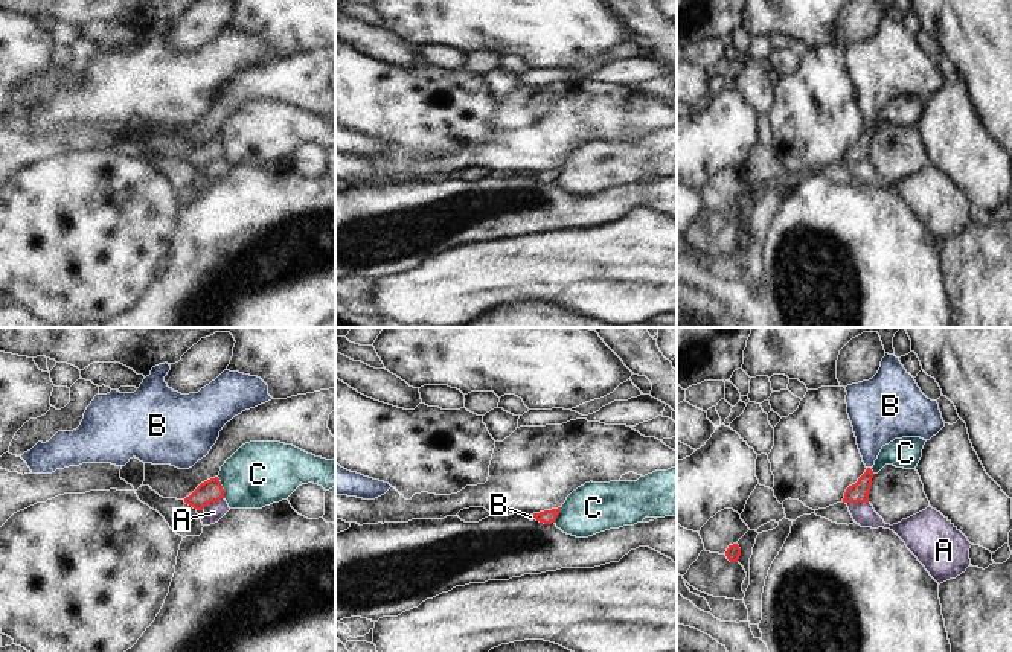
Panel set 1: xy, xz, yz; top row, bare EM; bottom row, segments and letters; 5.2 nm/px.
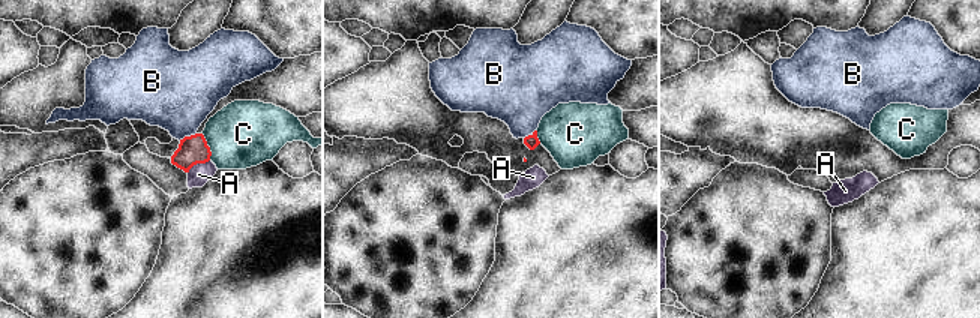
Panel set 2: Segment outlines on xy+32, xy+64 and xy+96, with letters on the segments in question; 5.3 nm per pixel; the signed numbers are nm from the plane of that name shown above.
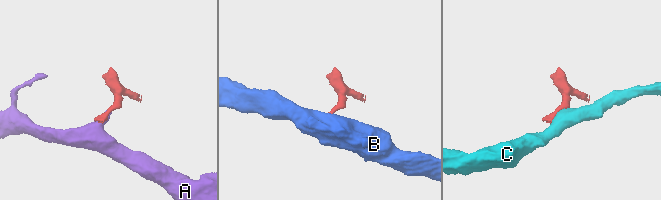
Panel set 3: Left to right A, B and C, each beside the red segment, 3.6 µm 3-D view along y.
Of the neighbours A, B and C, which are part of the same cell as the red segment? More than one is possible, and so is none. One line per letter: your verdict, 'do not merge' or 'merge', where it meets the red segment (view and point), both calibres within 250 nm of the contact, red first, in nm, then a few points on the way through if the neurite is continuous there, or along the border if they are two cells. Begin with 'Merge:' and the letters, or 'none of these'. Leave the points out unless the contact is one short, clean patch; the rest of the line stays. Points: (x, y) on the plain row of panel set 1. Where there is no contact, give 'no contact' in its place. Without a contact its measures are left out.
Merge: B
A: do not merge | yz (857, 160) | 110/120 nm | along yz (846, 160), (867, 162)
B: merge | xz (534, 175) | 80/20 nm | across xz (547, 175), (534, 175), (531, 175)
C: do not merge | xy (221, 147) | 120/340 nm | along xy (217, 136), (224, 156)

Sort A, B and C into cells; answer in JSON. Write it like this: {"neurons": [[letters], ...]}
{"neurons": [["A"], ["B"], ["C"]]}

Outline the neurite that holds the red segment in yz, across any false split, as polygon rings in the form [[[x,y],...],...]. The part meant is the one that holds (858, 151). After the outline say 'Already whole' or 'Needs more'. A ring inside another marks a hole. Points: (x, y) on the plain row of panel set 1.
[[[867,126],[858,140],[846,148],[843,161],[869,161],[869,149],[873,134],[873,129]]]. Already whole.

